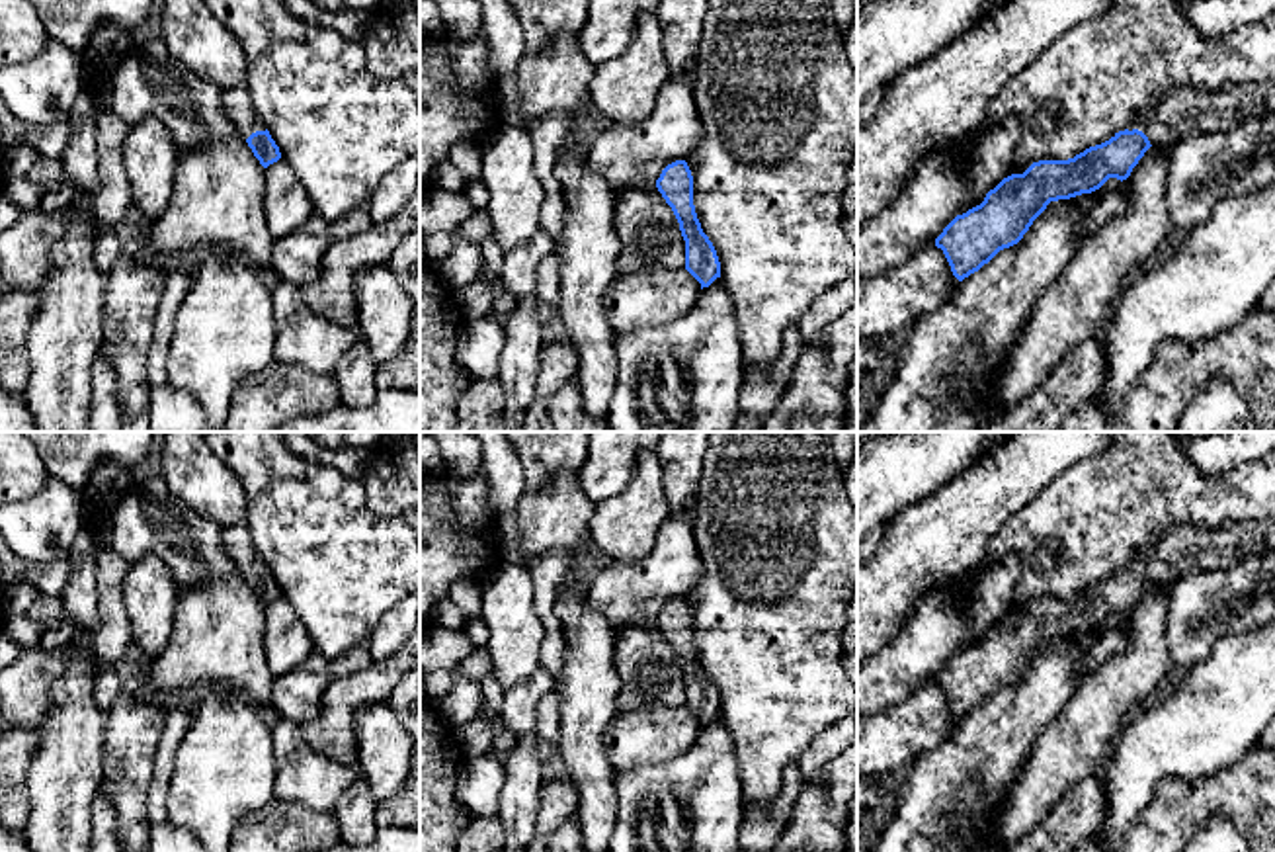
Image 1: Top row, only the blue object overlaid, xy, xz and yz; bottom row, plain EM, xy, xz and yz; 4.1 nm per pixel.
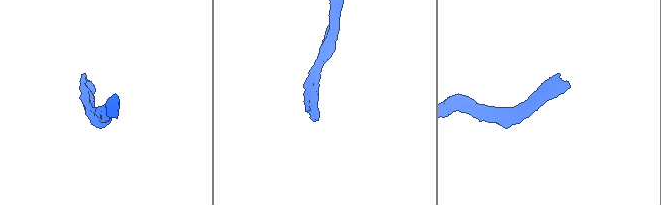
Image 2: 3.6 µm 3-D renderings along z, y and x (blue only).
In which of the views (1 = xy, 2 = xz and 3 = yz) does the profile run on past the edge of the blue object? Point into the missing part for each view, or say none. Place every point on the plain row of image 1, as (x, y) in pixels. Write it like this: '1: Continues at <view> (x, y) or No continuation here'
1: Continues at xy (237, 540)
2: No continuation here
3: Continues at yz (1186, 548)

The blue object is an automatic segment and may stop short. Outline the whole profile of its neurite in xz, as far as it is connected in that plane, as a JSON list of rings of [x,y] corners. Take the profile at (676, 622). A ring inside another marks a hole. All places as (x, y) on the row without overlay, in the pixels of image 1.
[[[687,600],[668,602],[656,618],[656,625],[679,660],[685,678],[685,707],[701,721],[701,727],[709,725],[720,715],[720,700],[695,651],[693,614]]]

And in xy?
[[[246,524],[223,528],[223,547],[264,606],[281,596],[279,584],[256,551]]]

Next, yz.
[[[1275,514],[1259,522],[1230,520],[1214,530],[1201,524],[1175,524],[1109,578],[1090,584],[1068,598],[1033,600],[1023,612],[1004,616],[986,631],[980,643],[953,657],[935,676],[935,684],[943,688],[953,713],[963,719],[1000,688],[1017,682],[1050,639],[1091,631],[1109,616],[1127,618],[1150,584],[1173,584],[1177,578],[1197,571],[1232,569],[1244,559],[1267,553],[1271,547],[1275,547]]]

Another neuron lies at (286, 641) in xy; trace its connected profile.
[[[279,596],[266,606],[264,653],[273,676],[299,668],[314,651],[293,606]]]

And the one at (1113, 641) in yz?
[[[1121,619],[1121,623],[1115,629],[1103,633],[1093,647],[1086,649],[1086,653],[1078,659],[1076,670],[1082,676],[1088,676],[1111,657],[1121,655],[1127,647],[1127,629]]]

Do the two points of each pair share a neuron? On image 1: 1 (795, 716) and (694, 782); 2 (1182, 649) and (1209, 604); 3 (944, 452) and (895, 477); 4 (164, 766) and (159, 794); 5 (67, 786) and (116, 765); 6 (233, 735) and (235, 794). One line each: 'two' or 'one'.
1: two
2: one
3: one
4: one
5: two
6: one

